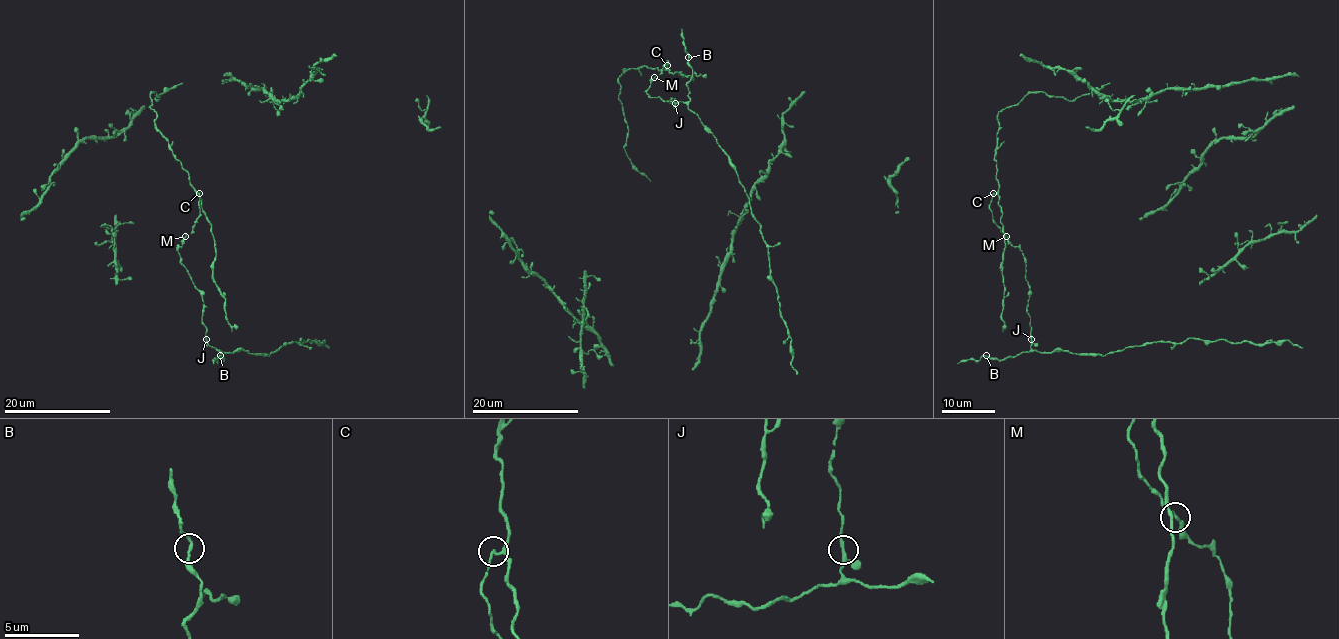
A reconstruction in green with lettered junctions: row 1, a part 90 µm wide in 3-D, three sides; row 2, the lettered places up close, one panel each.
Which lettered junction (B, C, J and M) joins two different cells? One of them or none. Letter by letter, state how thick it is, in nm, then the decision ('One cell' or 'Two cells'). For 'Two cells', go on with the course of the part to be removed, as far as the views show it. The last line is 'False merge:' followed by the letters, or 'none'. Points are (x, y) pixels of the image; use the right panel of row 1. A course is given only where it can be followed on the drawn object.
B: Thickness 180 nm. One cell
C: Thickness 150 nm. Two cells. Course of the part to remove: (994, 193), (999, 185), (995, 153), (998, 115), (1003, 109), (1016, 105), (1031, 92), (1069, 100), (1110, 83)
J: Thickness 170 nm. One cell
M: Thickness 150 nm. One cell
False merge: C

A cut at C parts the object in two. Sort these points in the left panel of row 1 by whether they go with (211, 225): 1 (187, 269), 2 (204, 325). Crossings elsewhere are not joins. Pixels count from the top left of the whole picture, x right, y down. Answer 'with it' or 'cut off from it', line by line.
1: cut off from it
2: cut off from it

